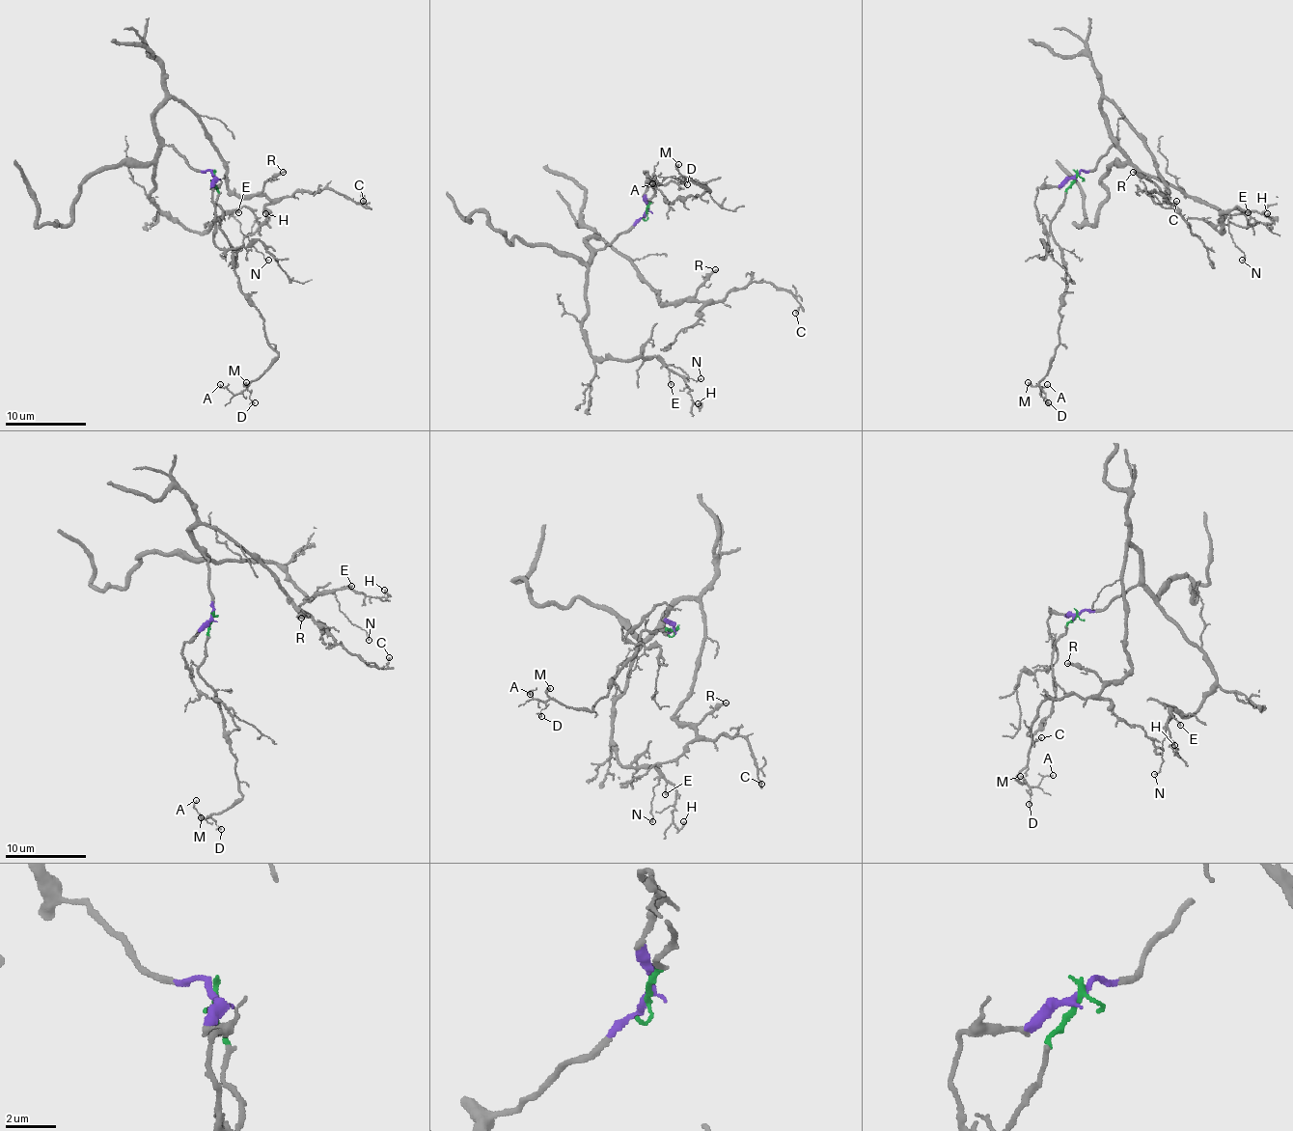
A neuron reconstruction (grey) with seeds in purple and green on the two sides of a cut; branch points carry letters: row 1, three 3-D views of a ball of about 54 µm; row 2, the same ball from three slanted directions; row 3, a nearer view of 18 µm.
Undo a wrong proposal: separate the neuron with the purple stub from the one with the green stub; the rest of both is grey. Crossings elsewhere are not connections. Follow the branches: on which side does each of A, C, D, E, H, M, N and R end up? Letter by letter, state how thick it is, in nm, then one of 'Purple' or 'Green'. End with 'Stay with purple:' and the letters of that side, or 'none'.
A: Thickness 100 nm. Green
C: Thickness 100 nm. Purple
D: Thickness 130 nm. Green
E: Thickness 110 nm. Purple
H: Thickness 150 nm. Purple
M: Thickness 180 nm. Green
N: Thickness 110 nm. Purple
R: Thickness 200 nm. Purple
Stay with purple: C, E, H, N, R

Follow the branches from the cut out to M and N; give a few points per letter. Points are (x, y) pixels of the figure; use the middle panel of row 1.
M: (646, 211), (654, 193), (652, 187), (671, 202), (709, 191), (695, 185), (679, 171), (679, 165)
N: (646, 211), (595, 253), (586, 283), (583, 338), (593, 356), (654, 356), (679, 367), (693, 381), (701, 378)

